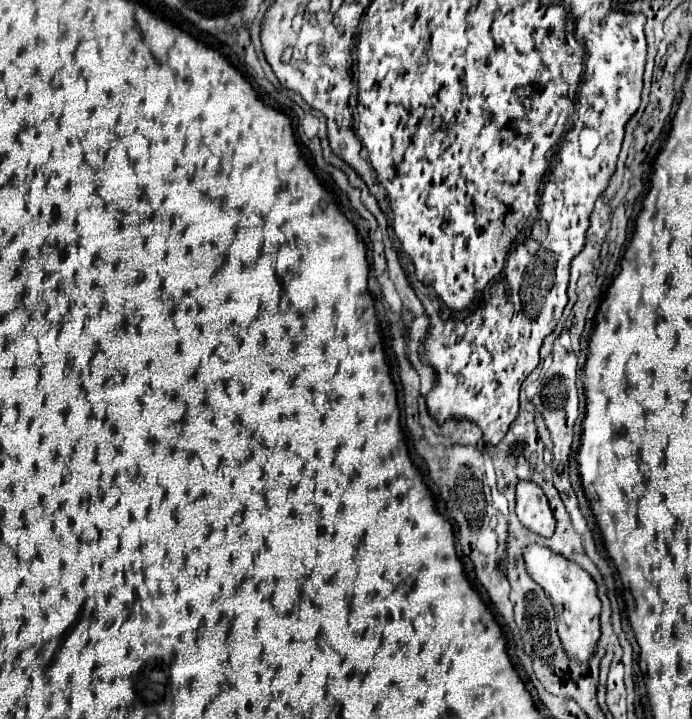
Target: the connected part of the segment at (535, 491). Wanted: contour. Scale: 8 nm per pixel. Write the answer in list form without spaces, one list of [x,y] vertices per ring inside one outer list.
[[[520,482],[516,488],[516,516],[534,534],[550,538],[556,532],[556,518],[538,484]]]

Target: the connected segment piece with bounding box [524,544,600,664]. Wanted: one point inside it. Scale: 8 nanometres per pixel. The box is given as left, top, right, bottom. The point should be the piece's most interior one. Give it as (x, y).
(574, 594)

